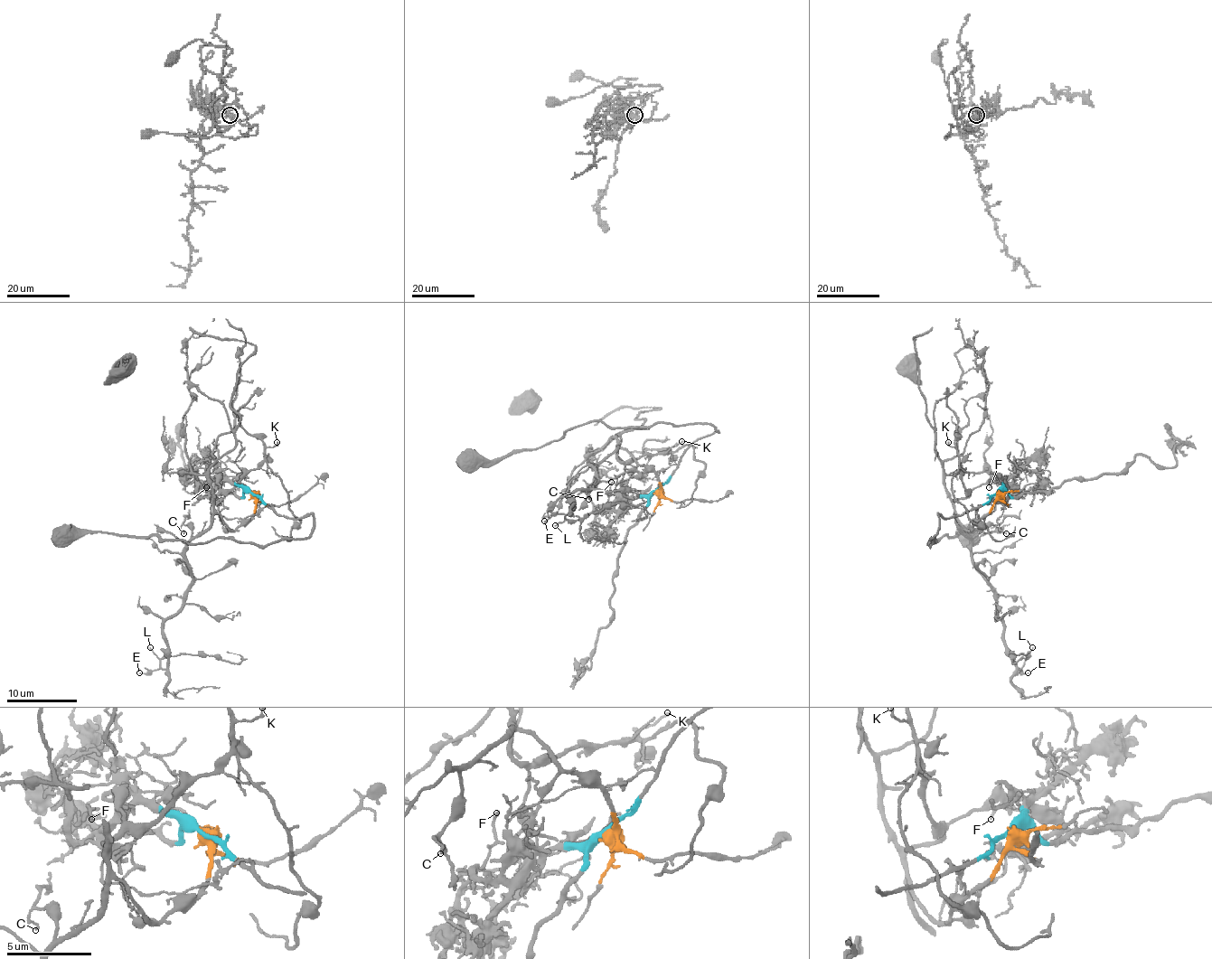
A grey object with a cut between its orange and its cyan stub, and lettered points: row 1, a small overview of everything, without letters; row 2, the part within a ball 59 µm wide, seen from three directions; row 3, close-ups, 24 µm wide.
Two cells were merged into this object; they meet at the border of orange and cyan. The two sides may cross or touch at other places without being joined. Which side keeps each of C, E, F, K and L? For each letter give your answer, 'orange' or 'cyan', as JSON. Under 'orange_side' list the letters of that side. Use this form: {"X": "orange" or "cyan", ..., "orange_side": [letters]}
{"C": "orange", "E": "orange", "F": "cyan", "K": "orange", "L": "orange", "orange_side": ["C", "E", "K", "L"]}

